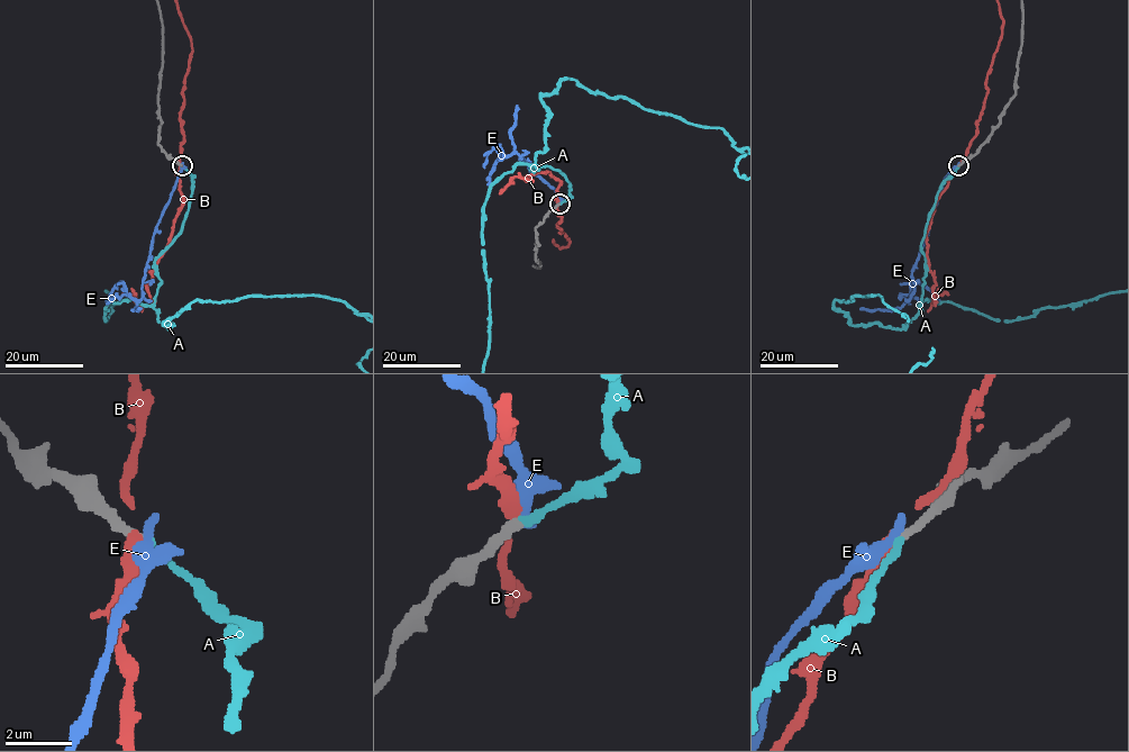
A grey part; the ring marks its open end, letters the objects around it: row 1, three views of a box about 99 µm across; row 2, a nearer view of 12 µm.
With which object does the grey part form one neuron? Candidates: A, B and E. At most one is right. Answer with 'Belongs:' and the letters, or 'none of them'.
Belongs: A

